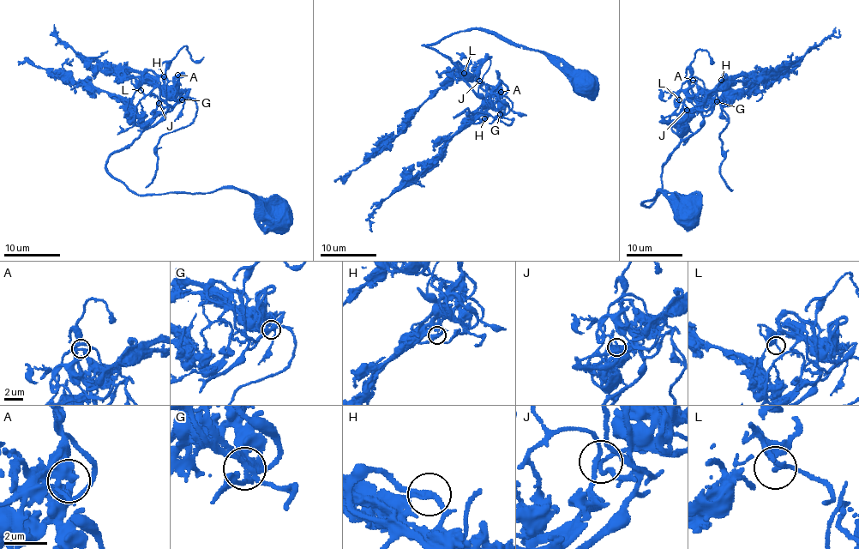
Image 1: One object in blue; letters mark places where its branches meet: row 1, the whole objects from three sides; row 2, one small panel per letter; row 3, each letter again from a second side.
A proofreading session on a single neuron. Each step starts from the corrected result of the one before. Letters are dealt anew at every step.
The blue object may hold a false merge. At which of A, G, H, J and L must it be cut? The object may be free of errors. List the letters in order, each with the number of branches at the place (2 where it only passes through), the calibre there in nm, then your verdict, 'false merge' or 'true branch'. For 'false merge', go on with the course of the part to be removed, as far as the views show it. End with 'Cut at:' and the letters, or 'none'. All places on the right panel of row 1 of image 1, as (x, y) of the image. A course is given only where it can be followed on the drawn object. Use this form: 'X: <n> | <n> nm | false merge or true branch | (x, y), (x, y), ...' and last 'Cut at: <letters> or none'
A: 3 | 190 nm | true branch
G: 4 | 200 nm | true branch
H: 3 | 240 nm | true branch
J: 4 | 150 nm | true branch
L: 4 | 110 nm | true branch
Cut at: none

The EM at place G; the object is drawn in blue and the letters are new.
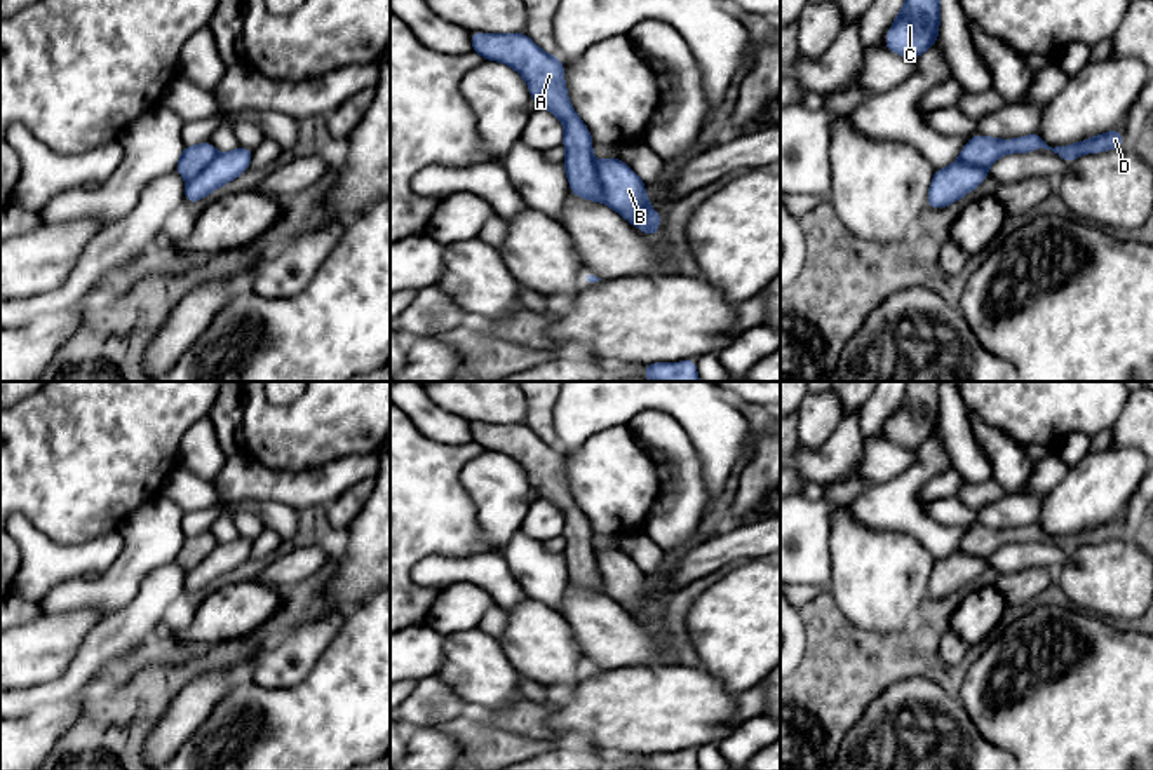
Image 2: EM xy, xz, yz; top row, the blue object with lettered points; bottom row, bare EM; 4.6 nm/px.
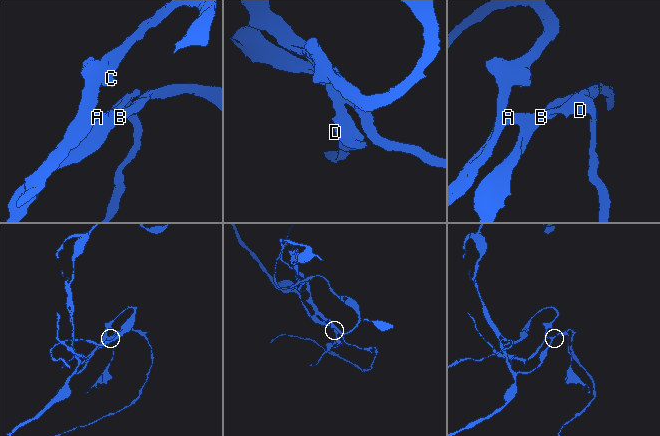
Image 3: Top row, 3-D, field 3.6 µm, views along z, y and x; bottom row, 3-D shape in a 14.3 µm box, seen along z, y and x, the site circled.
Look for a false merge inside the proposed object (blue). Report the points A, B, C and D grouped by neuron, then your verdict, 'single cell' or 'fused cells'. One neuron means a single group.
A B C D; single cell

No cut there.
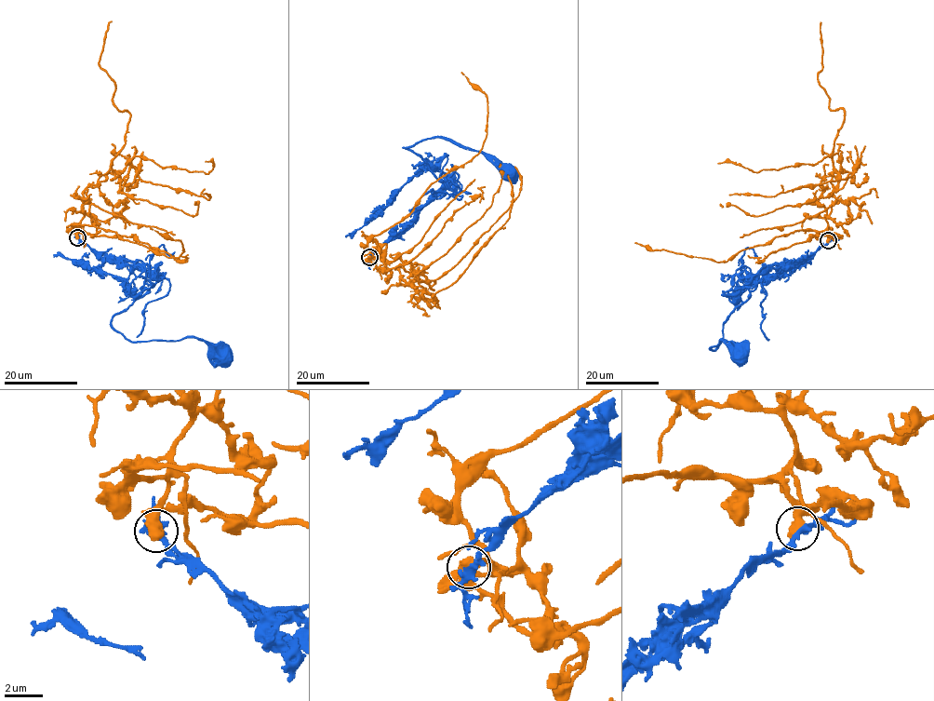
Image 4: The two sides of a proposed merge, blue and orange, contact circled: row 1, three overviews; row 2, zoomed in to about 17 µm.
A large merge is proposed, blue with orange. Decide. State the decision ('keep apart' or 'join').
keep apart

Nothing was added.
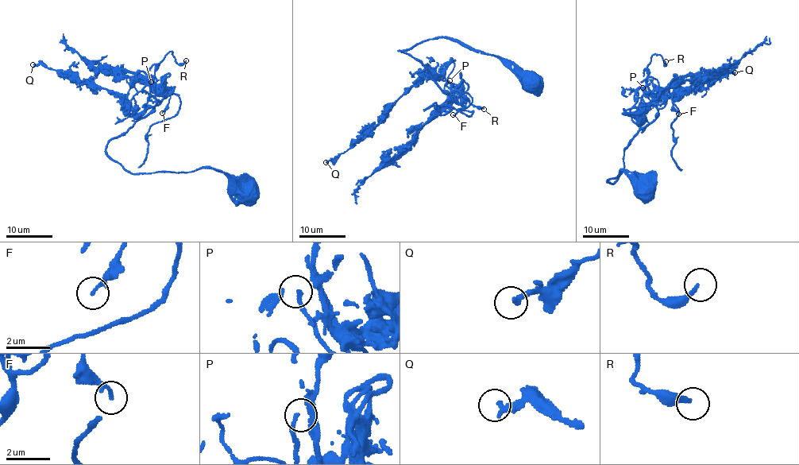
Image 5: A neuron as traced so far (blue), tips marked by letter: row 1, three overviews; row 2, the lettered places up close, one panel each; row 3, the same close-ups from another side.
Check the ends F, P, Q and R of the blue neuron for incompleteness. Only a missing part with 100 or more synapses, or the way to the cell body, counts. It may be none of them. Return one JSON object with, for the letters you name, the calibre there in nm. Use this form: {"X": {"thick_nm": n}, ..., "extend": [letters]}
{"R": {"thick_nm": 240}, "extend": ["R"]}

